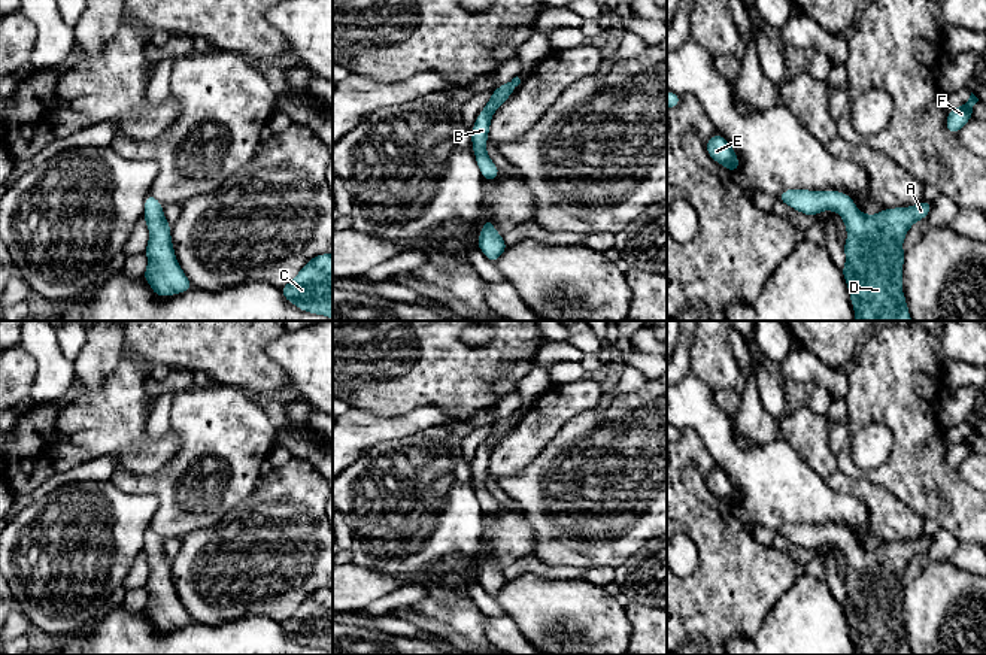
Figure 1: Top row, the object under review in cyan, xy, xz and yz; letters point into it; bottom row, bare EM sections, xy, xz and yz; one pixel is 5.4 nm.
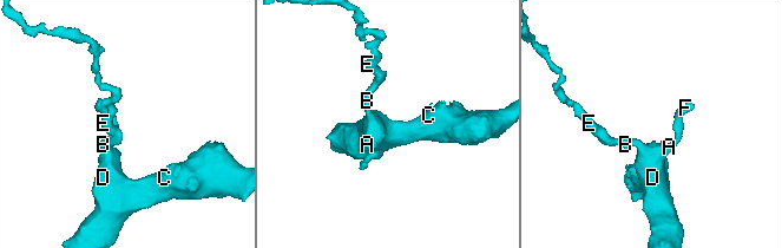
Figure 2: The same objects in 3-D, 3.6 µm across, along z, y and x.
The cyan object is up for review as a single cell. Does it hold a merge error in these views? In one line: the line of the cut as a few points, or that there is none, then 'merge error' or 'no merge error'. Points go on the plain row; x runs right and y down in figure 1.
no cut; no merge error

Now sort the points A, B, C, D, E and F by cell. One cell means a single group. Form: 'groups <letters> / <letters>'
groups A B C D E F

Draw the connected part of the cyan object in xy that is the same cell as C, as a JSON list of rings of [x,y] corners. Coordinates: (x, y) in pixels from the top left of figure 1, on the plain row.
[[[333,588],[309,594],[280,625],[285,634],[300,645],[333,654]]]

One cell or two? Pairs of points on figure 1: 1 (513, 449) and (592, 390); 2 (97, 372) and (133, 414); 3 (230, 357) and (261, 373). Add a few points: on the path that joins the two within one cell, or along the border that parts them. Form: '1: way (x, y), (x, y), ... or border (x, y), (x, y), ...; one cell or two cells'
1: way (533, 433), (573, 399); one cell
2: border (124, 355), (97, 388), (85, 388), (75, 378); two cells
3: way (237, 357), (254, 372); one cell

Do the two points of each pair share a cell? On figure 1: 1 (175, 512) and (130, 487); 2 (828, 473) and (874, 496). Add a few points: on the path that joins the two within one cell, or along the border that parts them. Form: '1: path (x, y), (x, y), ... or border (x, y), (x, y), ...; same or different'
1: path (169, 500), (155, 487), (142, 487); same
2: path (840, 482), (862, 490); same

